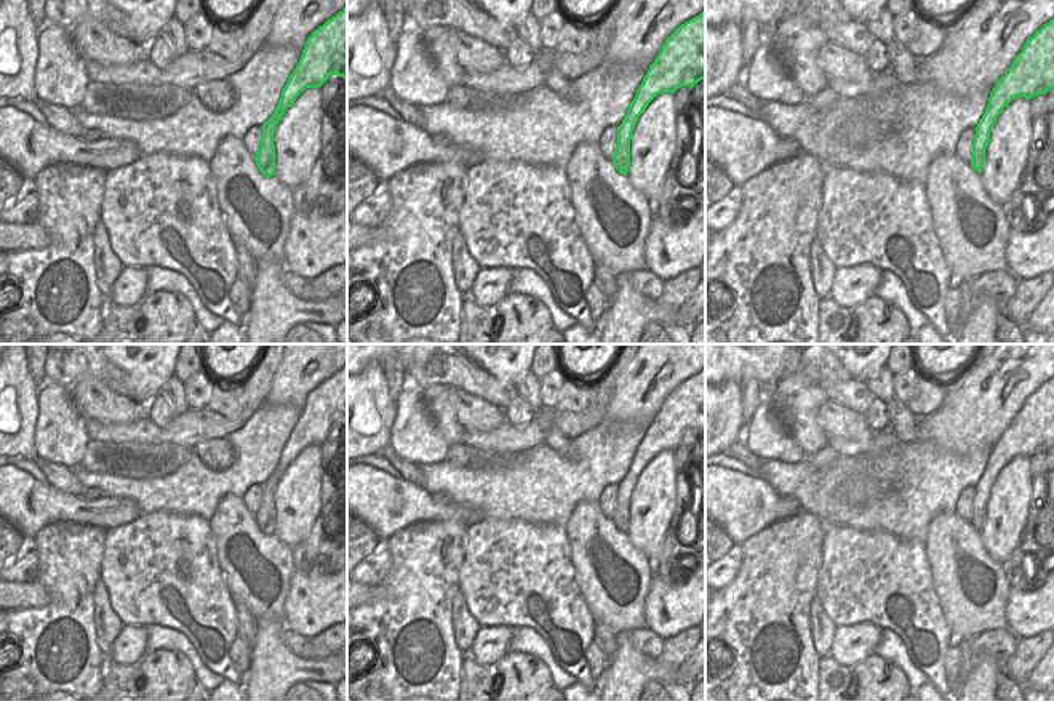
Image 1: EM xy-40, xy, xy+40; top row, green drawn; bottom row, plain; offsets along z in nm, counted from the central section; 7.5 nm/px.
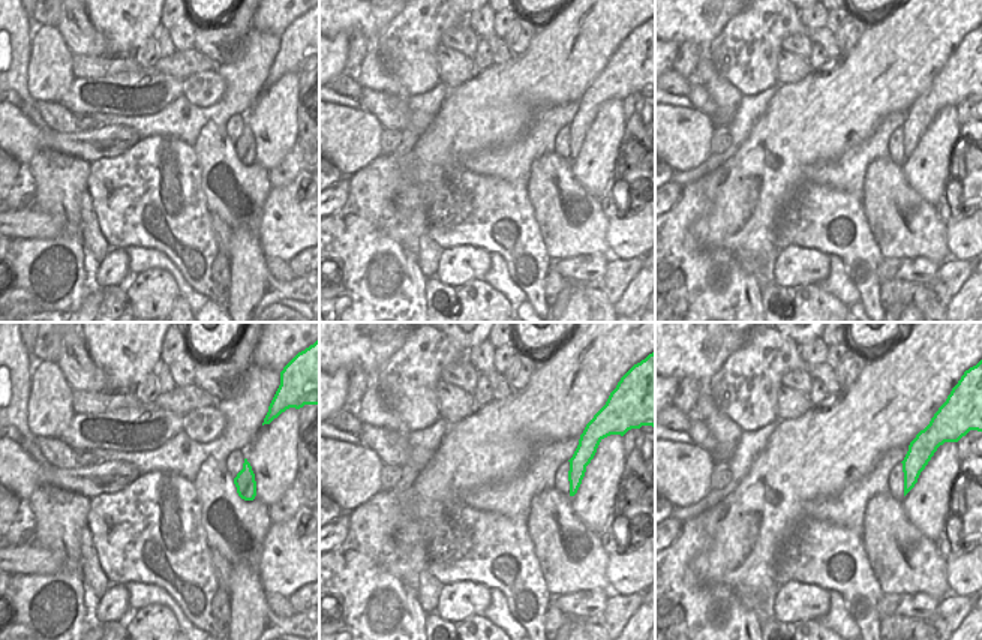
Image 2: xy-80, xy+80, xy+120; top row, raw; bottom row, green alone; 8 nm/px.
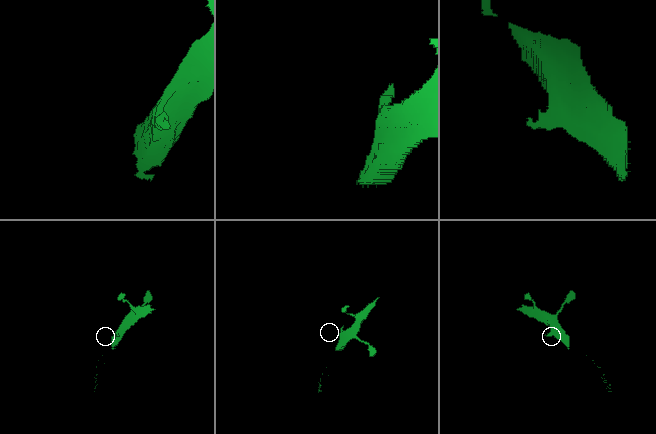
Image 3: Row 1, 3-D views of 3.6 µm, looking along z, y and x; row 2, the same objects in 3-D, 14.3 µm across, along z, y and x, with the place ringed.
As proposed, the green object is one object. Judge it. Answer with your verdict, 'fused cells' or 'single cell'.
single cell

